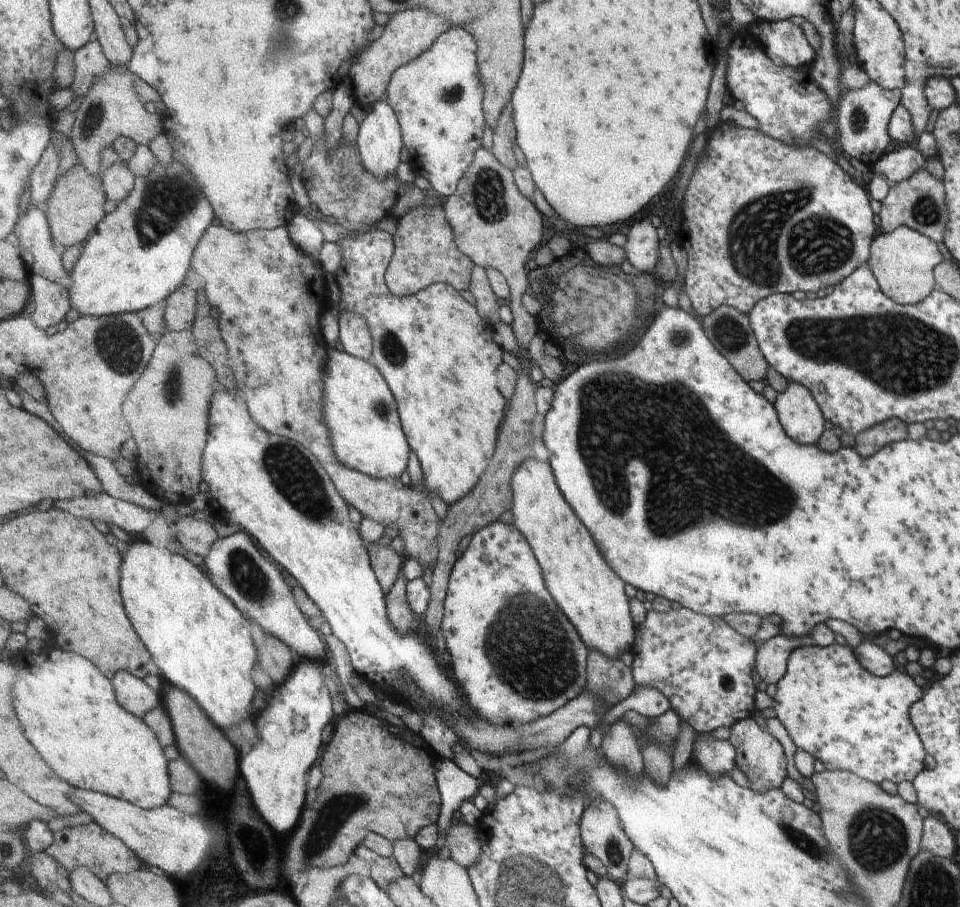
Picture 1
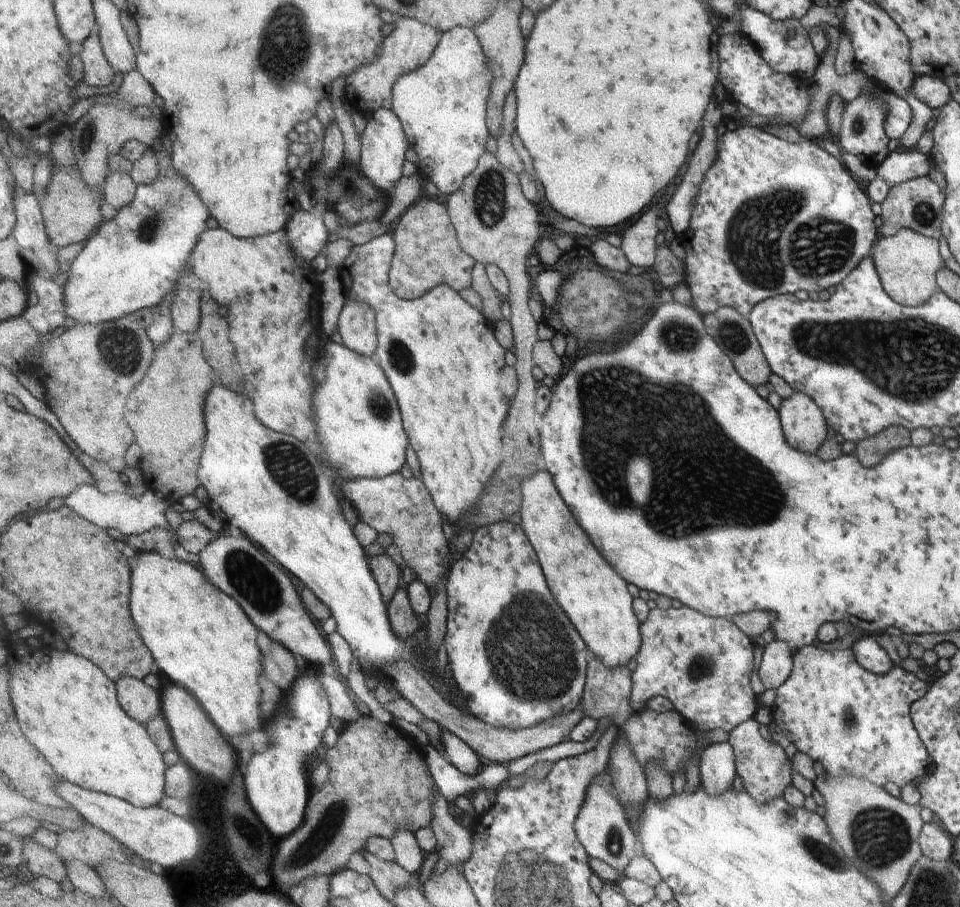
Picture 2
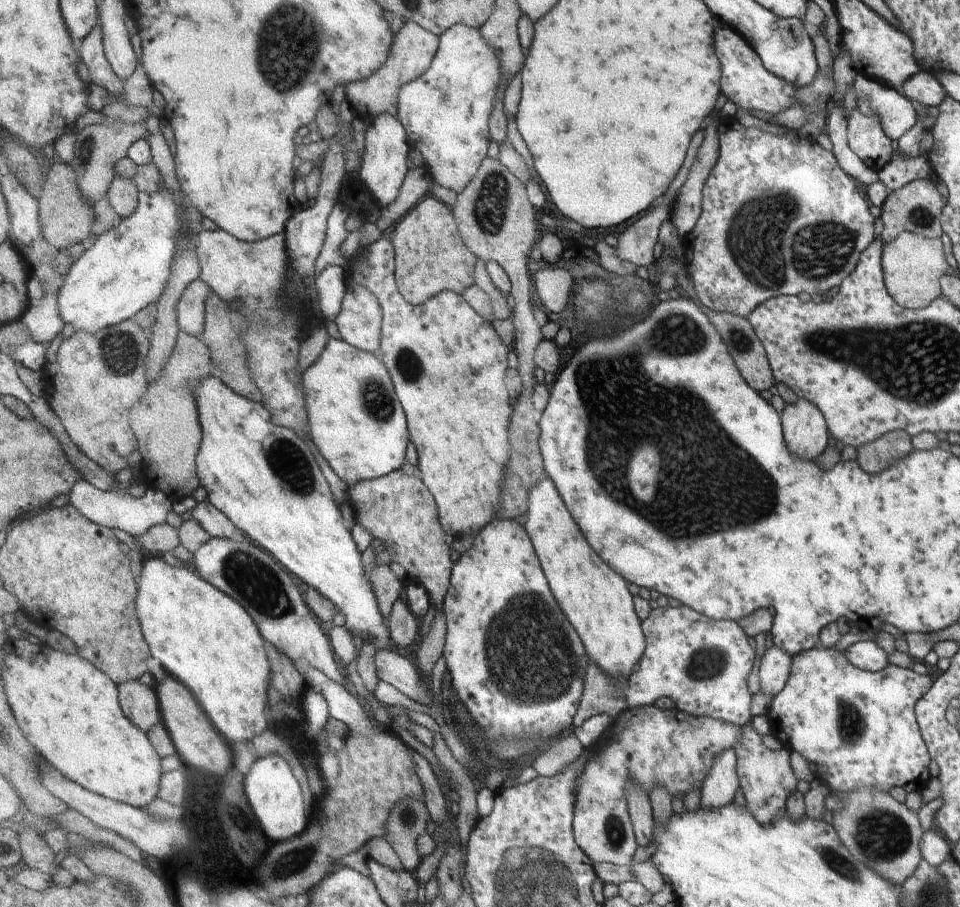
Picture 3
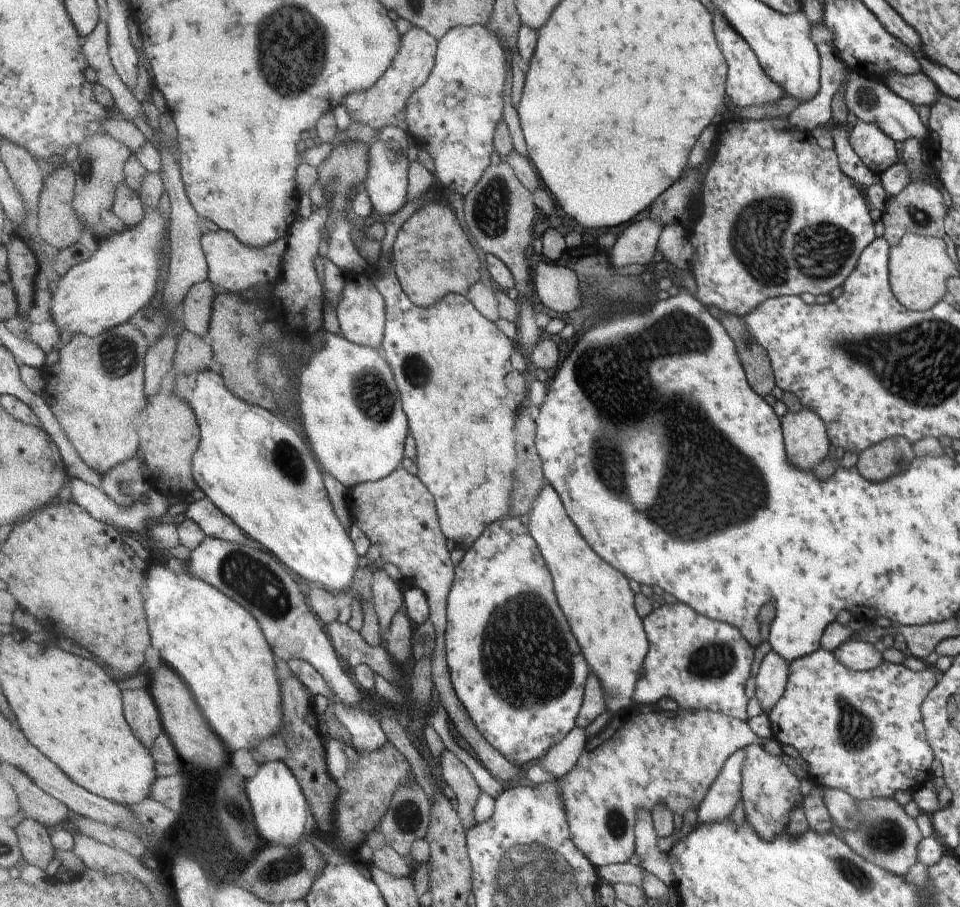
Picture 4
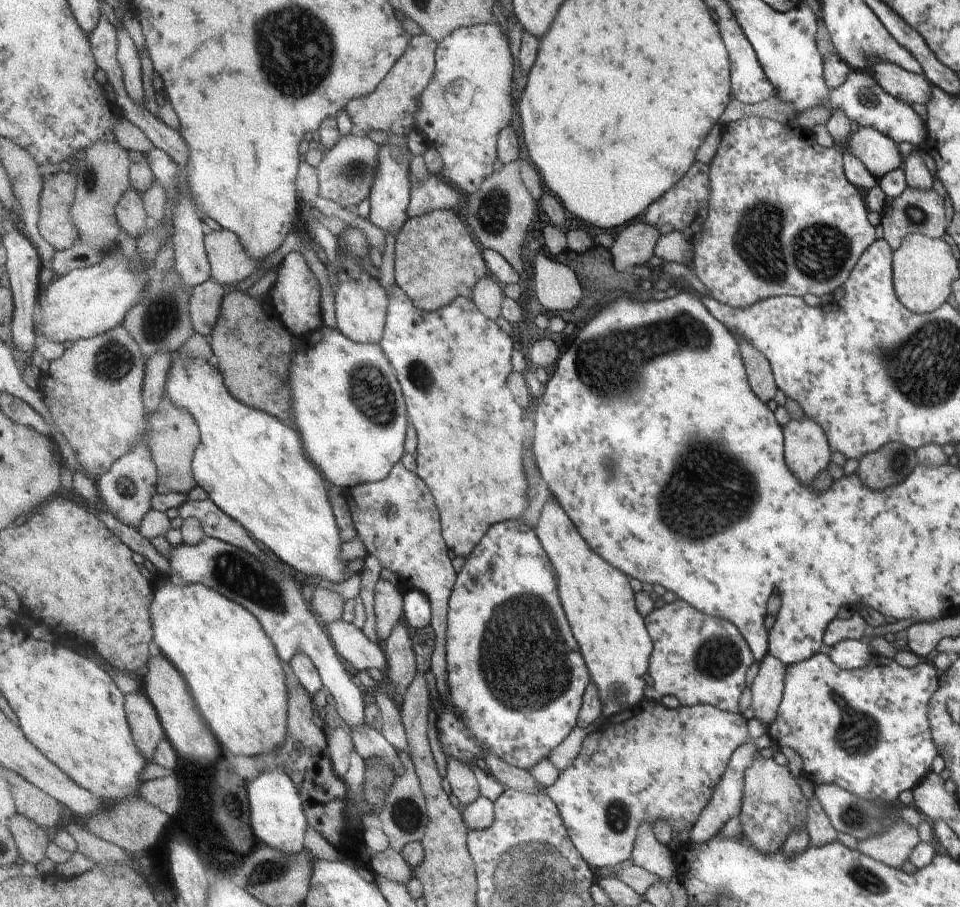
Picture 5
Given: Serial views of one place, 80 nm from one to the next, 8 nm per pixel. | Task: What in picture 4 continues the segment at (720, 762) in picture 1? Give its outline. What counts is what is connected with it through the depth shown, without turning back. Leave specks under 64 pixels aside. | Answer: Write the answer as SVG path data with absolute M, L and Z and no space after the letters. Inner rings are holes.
M742 749L736 750L722 766L716 781L711 785L706 800L702 802L697 816L701 825L721 822L733 812L740 800L740 768L745 760Z

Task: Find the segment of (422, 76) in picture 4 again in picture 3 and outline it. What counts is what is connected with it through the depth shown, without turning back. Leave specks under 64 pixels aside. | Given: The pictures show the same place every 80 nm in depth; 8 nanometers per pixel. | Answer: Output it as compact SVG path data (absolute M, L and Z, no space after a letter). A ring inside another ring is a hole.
M404 21L401 30L394 36L389 60L368 79L345 86L345 98L354 116L373 118L389 113L398 116L398 96L402 86L421 78L430 68L440 45L440 36L433 34L415 21Z

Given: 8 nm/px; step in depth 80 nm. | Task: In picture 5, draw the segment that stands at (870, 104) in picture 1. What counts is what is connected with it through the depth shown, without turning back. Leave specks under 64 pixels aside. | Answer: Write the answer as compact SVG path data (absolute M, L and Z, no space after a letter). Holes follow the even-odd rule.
M869 127L851 133L845 147L877 180L902 164L897 143Z

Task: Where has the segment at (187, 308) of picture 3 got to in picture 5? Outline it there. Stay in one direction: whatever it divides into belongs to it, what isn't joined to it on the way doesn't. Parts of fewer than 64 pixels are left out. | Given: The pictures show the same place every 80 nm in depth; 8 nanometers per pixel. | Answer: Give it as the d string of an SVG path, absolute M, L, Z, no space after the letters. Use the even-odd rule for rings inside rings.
M211 278L191 290L190 315L197 333L210 337L221 314L225 290Z

